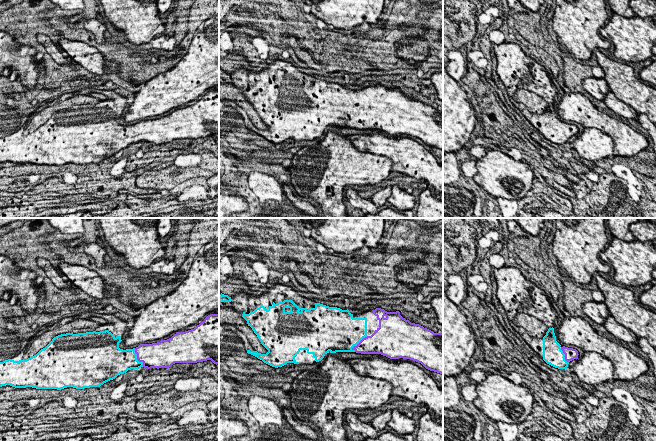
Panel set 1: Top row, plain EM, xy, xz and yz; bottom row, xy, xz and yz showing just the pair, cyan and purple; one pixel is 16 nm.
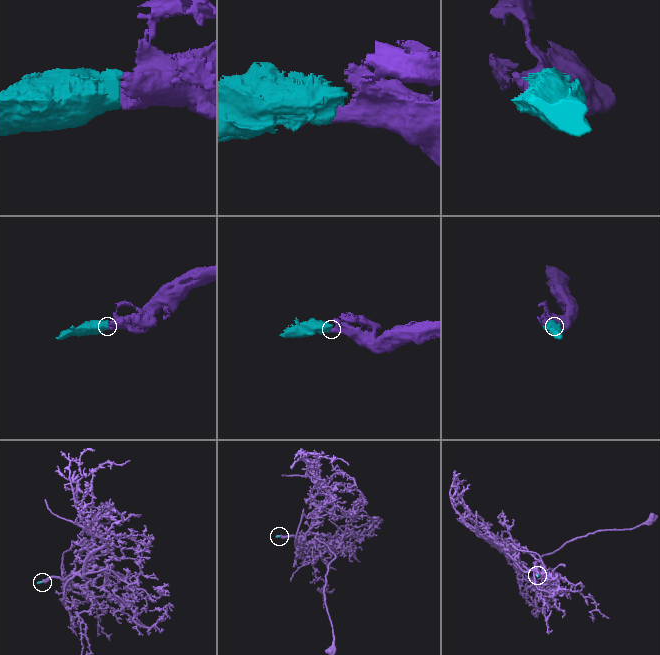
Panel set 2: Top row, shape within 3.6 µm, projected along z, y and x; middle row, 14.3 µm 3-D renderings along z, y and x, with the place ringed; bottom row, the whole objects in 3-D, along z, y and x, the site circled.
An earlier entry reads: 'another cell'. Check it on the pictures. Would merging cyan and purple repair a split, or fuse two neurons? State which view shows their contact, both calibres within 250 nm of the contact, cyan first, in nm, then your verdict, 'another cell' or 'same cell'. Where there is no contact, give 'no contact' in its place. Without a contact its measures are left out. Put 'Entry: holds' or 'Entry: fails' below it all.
xz | 500/320 nm | same cell
Entry: fails

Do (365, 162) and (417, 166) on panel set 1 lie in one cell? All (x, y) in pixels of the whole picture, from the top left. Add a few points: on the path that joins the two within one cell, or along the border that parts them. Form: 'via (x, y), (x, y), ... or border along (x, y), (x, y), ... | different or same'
border along (371, 153), (385, 155), (392, 162), (392, 169) | different

